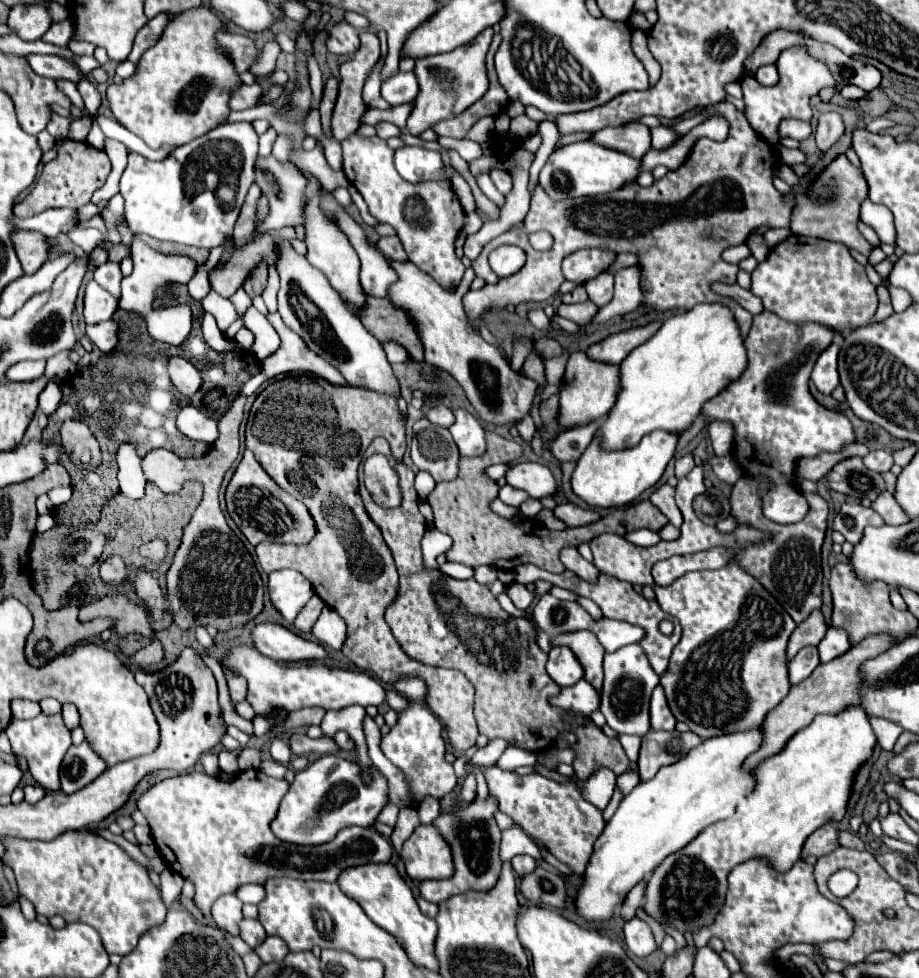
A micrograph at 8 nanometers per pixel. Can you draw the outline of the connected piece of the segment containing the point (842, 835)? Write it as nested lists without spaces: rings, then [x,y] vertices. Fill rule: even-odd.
[[[838,832],[838,844],[856,848],[856,850],[864,850],[864,842],[854,832]]]

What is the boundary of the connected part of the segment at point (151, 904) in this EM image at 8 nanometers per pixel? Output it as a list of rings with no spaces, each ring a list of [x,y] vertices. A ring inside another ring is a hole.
[[[64,832],[62,836],[50,842],[12,838],[2,840],[6,844],[6,856],[2,860],[14,870],[20,896],[28,898],[34,904],[36,914],[44,914],[48,918],[62,916],[66,922],[84,922],[92,926],[100,934],[108,954],[130,954],[136,948],[138,938],[146,930],[162,924],[166,918],[166,906],[162,902],[160,890],[150,882],[146,870],[138,866],[118,844],[110,840],[90,836],[84,832]]]

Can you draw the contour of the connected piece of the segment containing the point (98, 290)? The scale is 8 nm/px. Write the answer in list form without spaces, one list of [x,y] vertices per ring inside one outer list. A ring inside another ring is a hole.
[[[88,282],[84,296],[84,320],[86,324],[98,324],[110,320],[118,308],[118,298],[112,296],[96,282]]]

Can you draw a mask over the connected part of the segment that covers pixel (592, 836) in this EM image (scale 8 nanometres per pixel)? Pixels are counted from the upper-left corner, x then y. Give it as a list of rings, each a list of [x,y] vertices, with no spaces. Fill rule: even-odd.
[[[498,766],[484,768],[490,794],[498,800],[500,812],[514,818],[514,822],[528,834],[538,838],[550,854],[560,862],[568,864],[576,874],[586,870],[586,864],[592,856],[592,846],[604,830],[602,812],[584,800],[576,782],[554,782],[536,772],[518,776],[516,772],[506,772]]]

